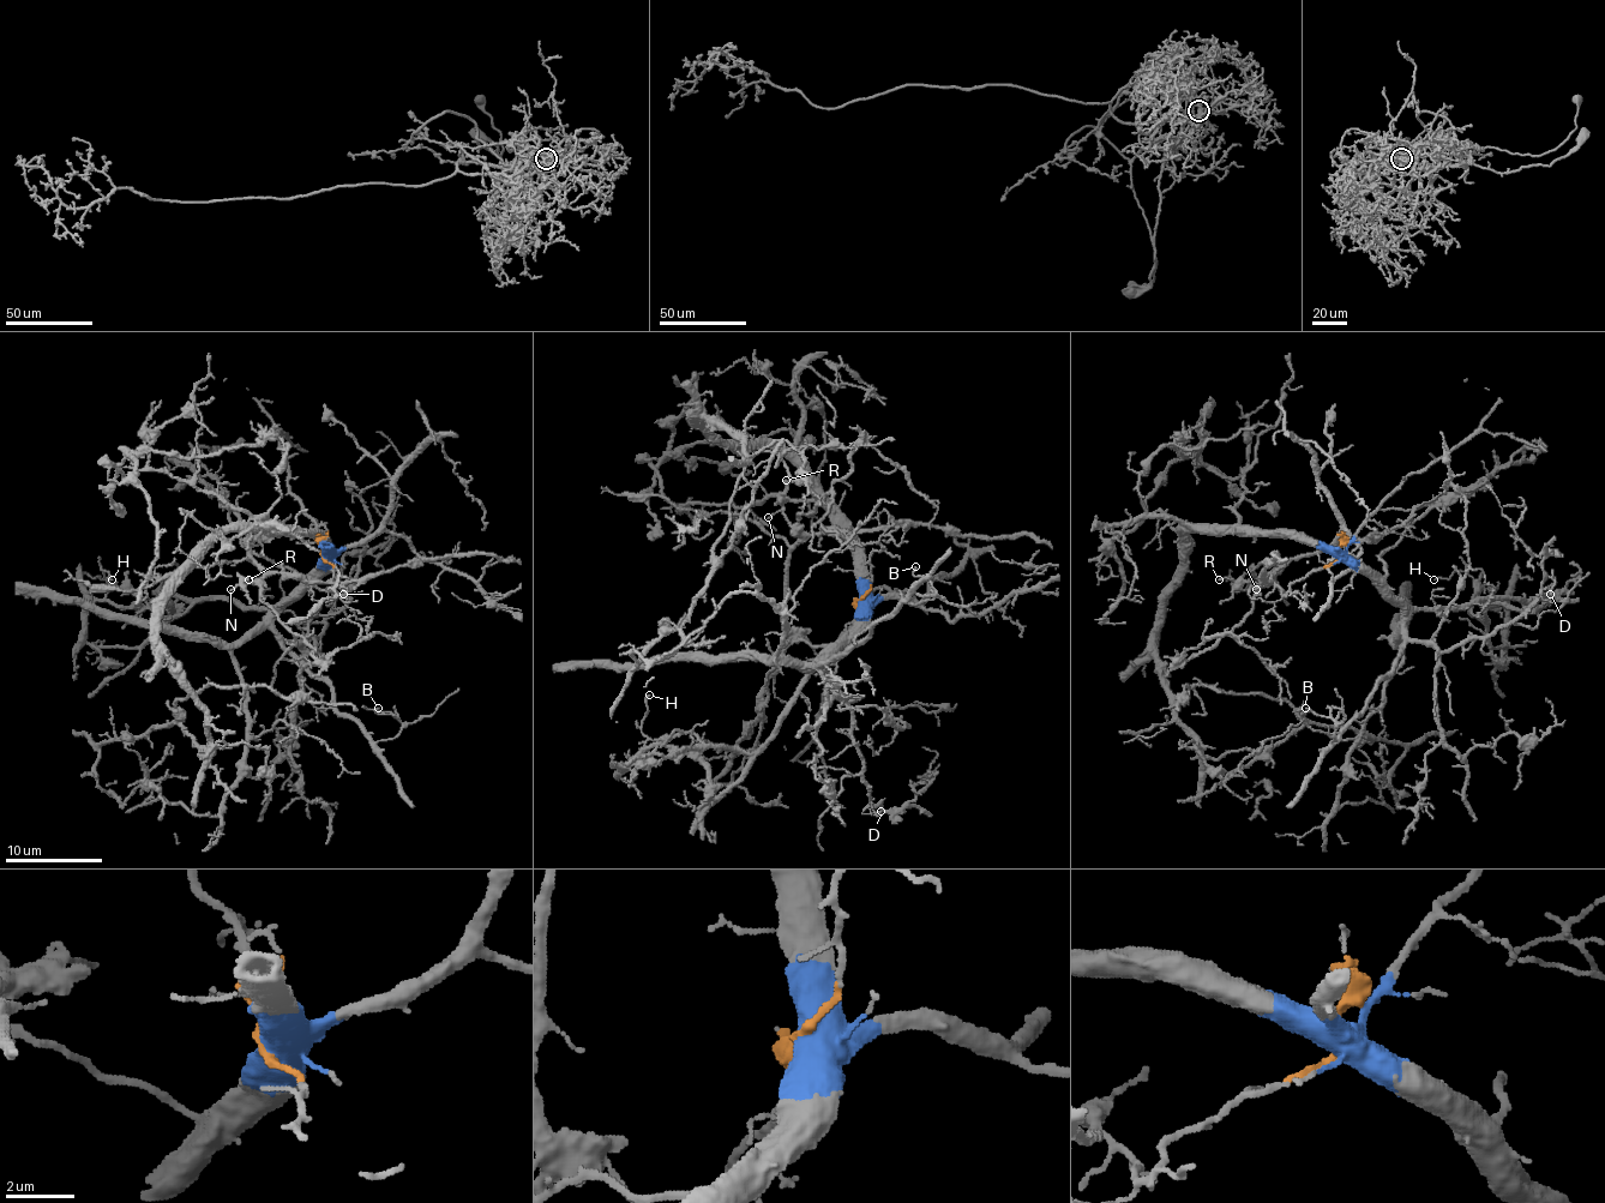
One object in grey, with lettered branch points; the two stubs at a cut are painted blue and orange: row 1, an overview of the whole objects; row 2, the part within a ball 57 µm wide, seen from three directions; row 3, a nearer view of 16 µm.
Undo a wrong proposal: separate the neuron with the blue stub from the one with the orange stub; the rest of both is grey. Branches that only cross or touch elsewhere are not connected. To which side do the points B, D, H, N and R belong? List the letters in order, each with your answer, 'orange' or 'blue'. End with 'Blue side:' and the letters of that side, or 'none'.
B: blue
D: blue
H: blue
N: orange
R: orange
Blue side: B, D, H

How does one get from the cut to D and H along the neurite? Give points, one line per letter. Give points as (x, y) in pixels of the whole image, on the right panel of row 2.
D: (1339, 553), (1405, 612), (1412, 641), (1448, 650), (1508, 626), (1548, 578), (1550, 595)
H: (1339, 553), (1363, 563), (1412, 607), (1491, 600), (1477, 617), (1477, 585), (1462, 570), (1434, 581)

